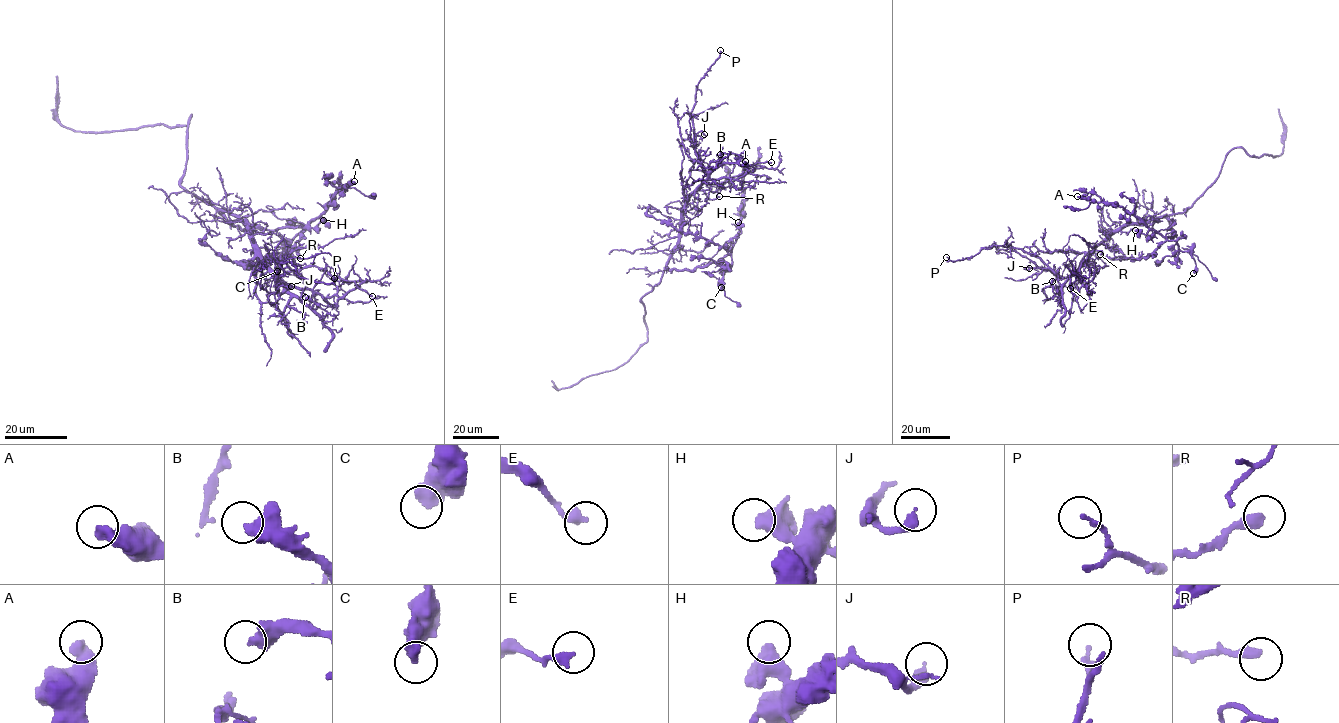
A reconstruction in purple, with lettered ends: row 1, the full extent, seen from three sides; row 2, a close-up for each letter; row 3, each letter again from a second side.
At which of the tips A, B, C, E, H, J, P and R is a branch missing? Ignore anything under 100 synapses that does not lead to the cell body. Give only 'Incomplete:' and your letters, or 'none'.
Incomplete: none

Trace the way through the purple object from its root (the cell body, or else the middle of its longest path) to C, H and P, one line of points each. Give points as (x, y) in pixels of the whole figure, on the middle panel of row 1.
C: (665, 265), (670, 269), (693, 269), (730, 255), (731, 262), (723, 270), (721, 287)
H: (665, 265), (670, 269), (693, 269), (716, 263), (729, 254), (741, 233), (738, 222)
P: (665, 265), (678, 240), (681, 211), (687, 196), (707, 177), (695, 149), (691, 111), (698, 84), (720, 50)

